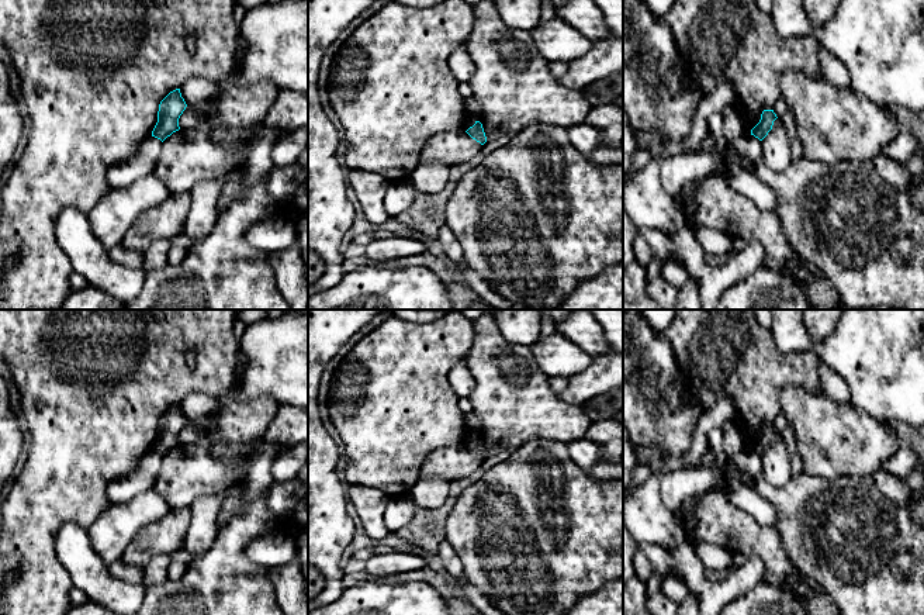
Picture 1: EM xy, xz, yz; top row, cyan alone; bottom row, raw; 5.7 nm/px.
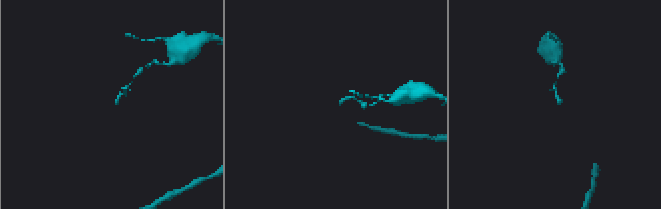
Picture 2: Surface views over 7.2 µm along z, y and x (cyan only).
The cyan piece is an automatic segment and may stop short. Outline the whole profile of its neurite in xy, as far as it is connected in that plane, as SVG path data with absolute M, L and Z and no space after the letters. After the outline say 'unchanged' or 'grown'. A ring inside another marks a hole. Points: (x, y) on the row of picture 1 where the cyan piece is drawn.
M180 89L170 91L159 104L158 122L152 131L152 137L162 142L173 132L179 131L179 118L187 104L181 97Z | unchanged

